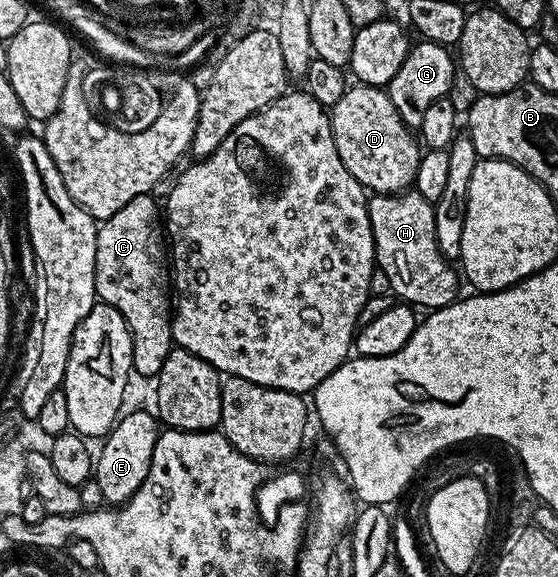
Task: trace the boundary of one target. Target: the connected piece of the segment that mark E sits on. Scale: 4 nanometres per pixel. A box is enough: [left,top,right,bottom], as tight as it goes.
[95,410,159,507]

